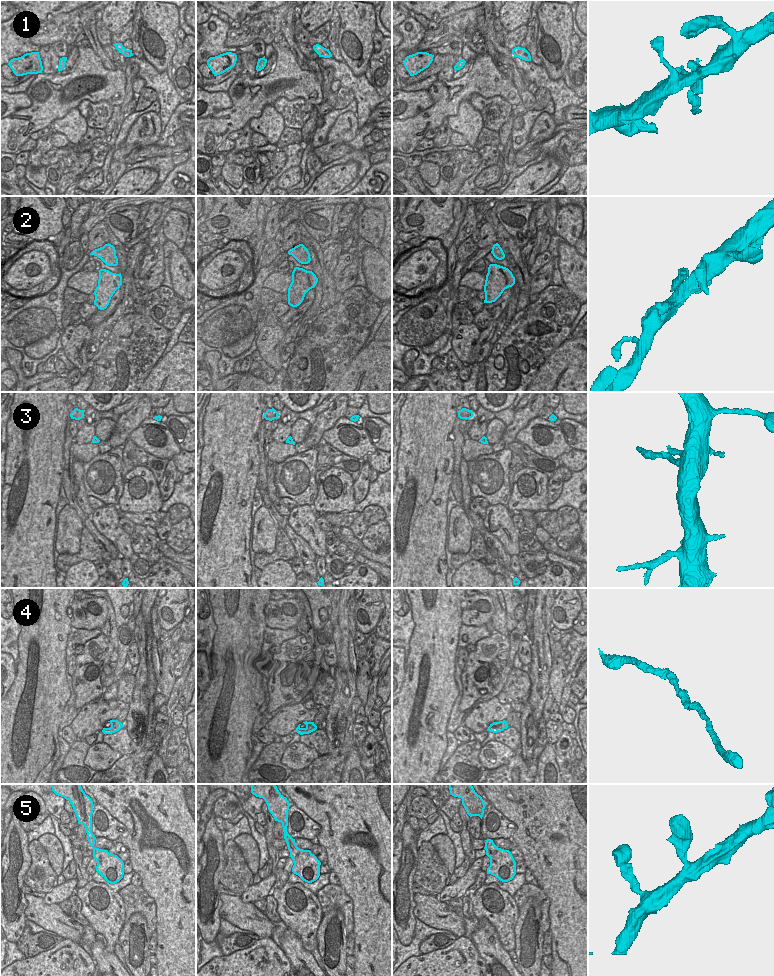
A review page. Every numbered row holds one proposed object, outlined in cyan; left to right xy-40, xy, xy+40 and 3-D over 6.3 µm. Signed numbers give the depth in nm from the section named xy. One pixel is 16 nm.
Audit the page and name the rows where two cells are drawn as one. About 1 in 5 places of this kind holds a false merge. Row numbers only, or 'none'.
3

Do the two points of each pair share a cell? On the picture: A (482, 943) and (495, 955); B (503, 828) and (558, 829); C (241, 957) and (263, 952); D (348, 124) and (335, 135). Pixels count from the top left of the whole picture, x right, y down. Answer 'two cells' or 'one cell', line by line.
A: one cell
B: two cells
C: one cell
D: one cell

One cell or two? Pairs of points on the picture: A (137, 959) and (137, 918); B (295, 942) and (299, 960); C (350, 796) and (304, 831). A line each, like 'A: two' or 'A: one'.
A: one
B: one
C: two

